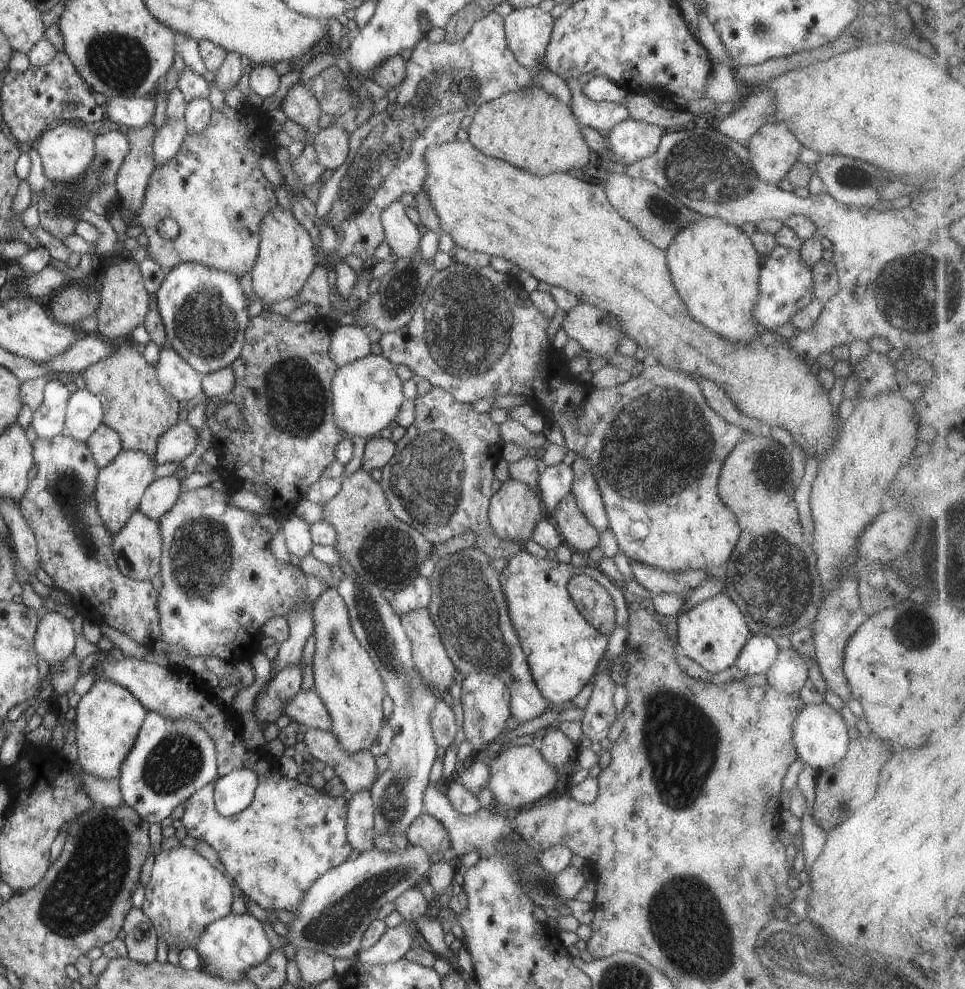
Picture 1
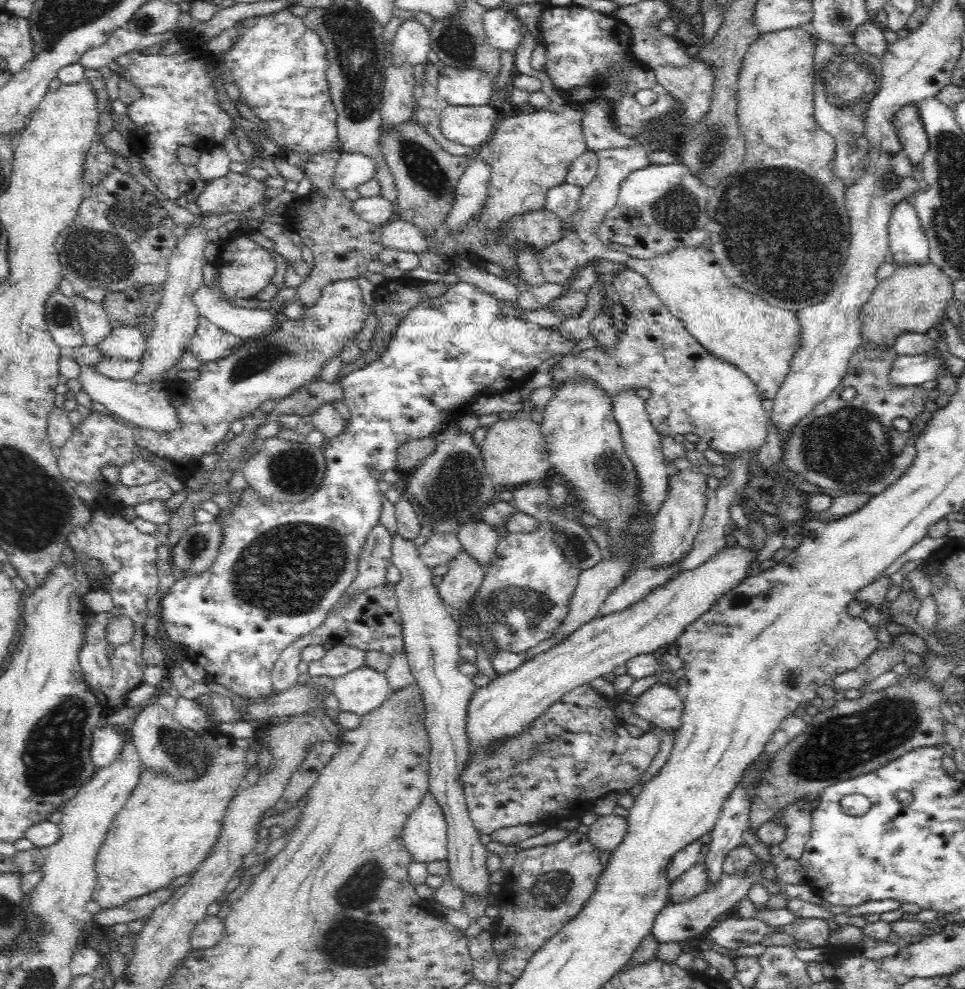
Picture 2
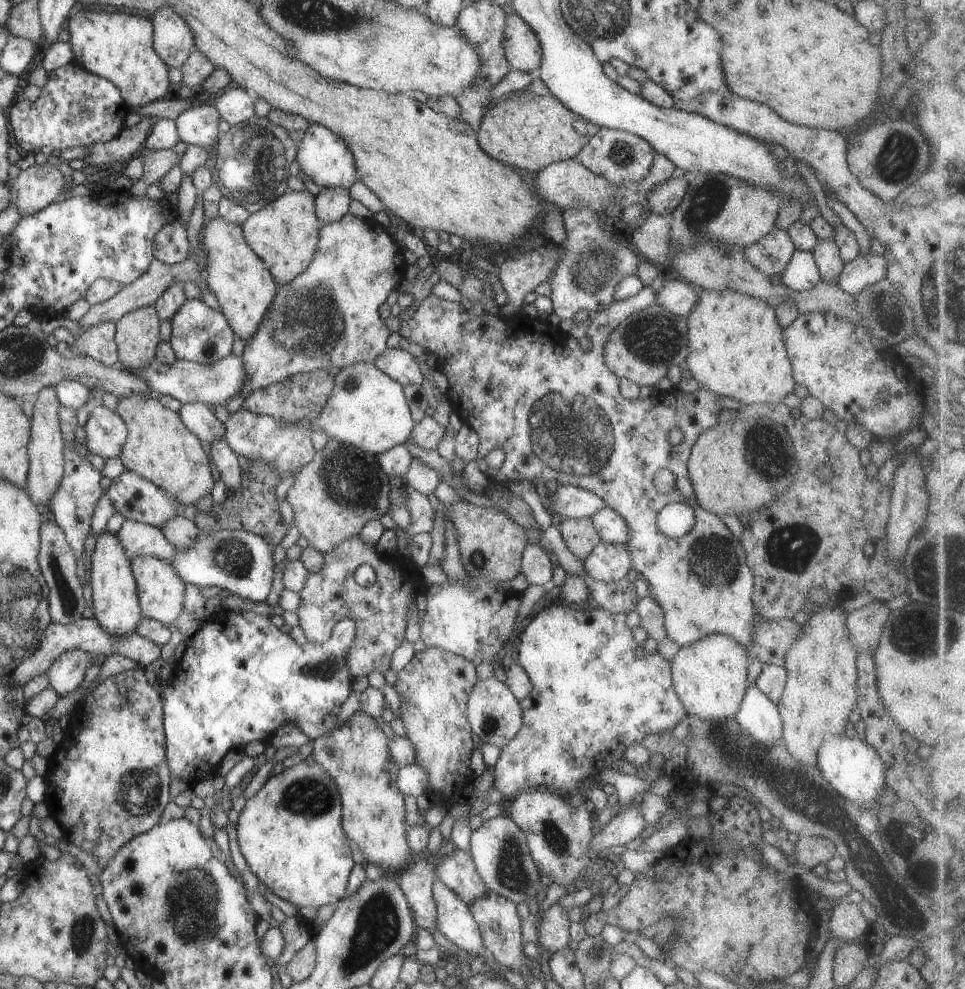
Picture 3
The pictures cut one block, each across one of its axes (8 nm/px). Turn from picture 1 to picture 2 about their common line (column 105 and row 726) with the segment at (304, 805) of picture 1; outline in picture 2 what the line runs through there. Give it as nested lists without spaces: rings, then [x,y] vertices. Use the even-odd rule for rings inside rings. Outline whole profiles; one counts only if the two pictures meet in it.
[[[668,684],[652,686],[644,694],[638,696],[634,709],[638,716],[660,728],[676,731],[680,728],[683,716],[682,693]]]

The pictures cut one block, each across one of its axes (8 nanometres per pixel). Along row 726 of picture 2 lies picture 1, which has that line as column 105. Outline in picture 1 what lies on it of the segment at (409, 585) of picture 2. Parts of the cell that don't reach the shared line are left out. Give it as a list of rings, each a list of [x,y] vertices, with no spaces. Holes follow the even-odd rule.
[[[103,423],[89,435],[85,443],[99,469],[109,464],[122,449],[119,435]]]

